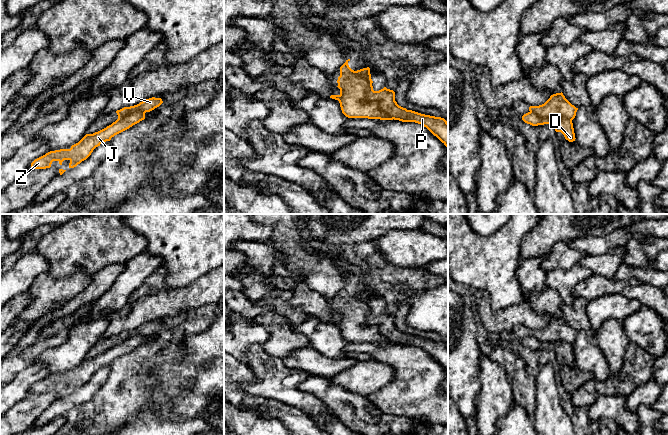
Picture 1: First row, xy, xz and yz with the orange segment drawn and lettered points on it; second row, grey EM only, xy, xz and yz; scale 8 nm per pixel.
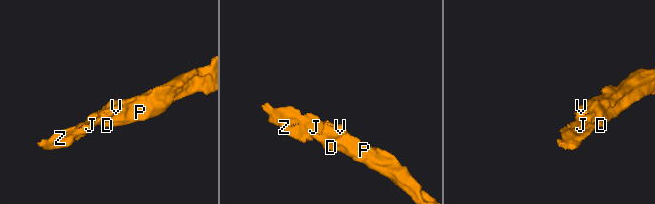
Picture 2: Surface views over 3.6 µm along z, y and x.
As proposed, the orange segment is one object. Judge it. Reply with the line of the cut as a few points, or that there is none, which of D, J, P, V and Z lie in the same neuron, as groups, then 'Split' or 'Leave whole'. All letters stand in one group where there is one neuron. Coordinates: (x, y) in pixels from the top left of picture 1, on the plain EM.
Split along yz (530, 335), (547, 345), (558, 341), (565, 341), (571, 344). Groups: D J P Z / V. Split

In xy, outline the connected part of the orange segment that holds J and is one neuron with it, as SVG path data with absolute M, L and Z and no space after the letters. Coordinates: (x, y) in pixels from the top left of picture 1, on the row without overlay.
M136 335L121 343L117 343L111 349L98 356L86 358L78 367L72 369L70 373L50 375L35 383L31 387L31 393L50 392L53 385L58 385L62 389L64 384L69 384L69 392L74 392L86 384L96 371L106 365L110 365L115 359L129 353L144 343L145 336L142 335Z

